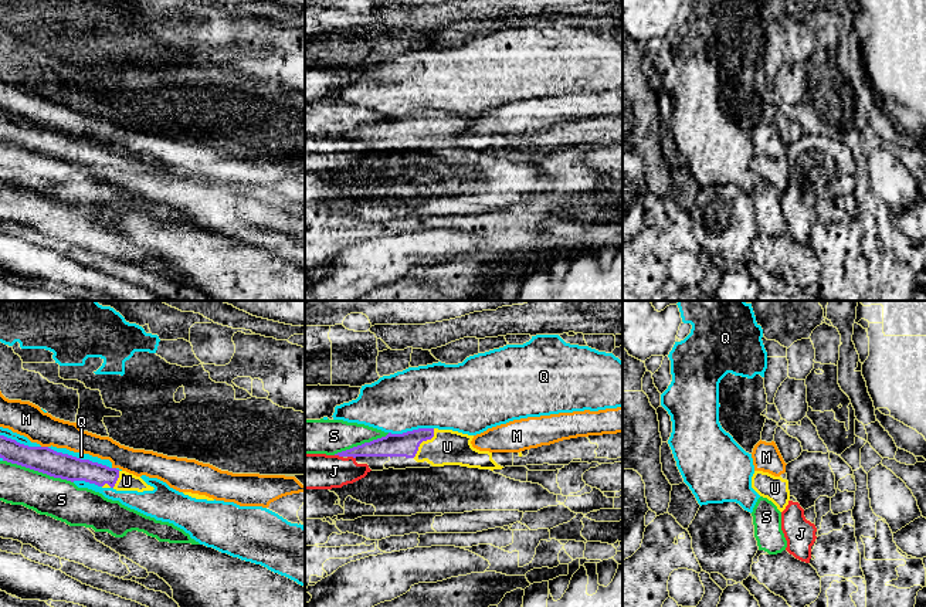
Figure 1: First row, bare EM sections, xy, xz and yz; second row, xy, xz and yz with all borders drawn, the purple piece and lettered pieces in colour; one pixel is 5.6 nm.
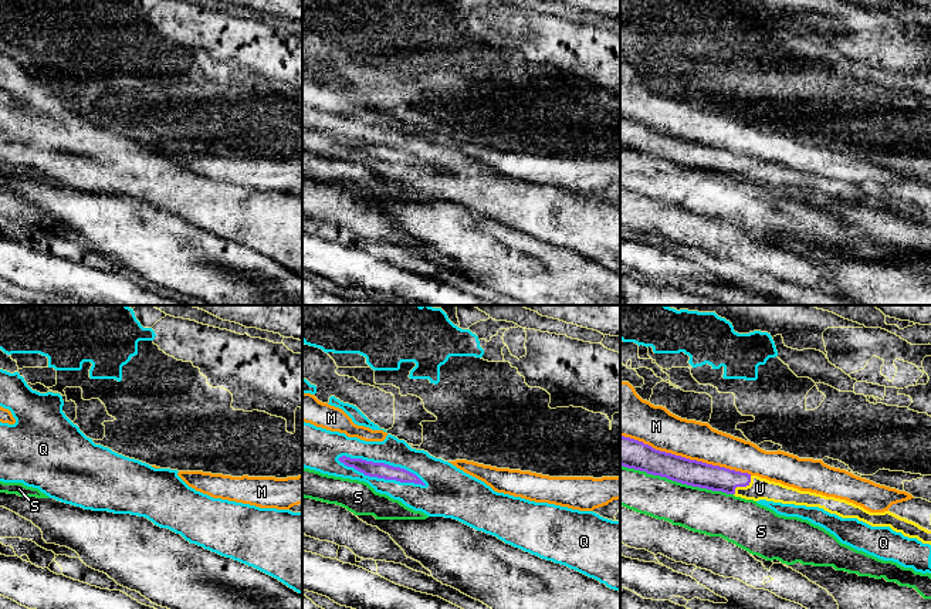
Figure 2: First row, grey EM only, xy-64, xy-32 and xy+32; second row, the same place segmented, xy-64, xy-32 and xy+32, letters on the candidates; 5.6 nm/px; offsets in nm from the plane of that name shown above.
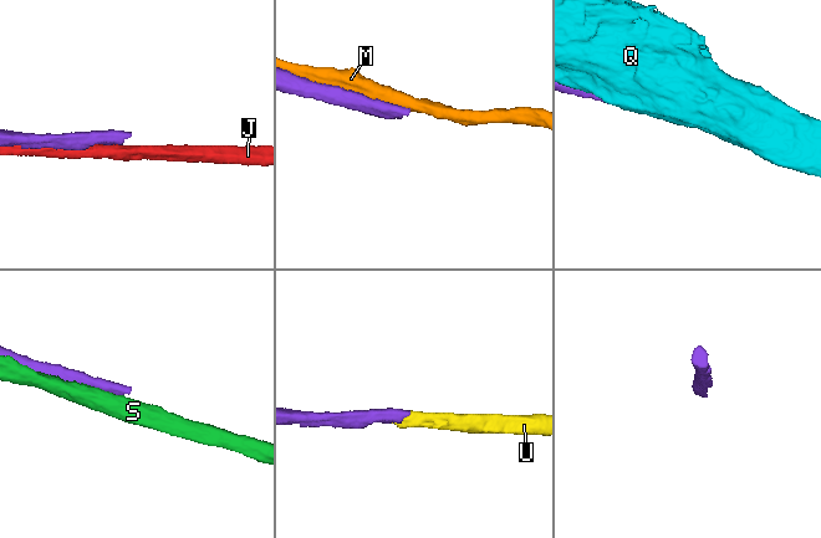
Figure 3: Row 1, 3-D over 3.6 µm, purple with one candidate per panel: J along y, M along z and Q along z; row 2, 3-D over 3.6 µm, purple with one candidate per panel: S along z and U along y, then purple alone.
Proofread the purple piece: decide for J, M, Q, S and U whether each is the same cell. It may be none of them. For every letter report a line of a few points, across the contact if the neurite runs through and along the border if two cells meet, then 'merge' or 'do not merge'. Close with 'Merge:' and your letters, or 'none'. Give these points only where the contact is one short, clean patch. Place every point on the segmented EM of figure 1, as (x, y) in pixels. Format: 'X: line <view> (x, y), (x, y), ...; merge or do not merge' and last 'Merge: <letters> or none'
J: do not merge
M: do not merge
Q: do not merge
S: do not merge
U: line xz (406, 444), (423, 440), (447, 447); merge
Merge: U

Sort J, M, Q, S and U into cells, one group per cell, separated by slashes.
J / M / Q / S / U

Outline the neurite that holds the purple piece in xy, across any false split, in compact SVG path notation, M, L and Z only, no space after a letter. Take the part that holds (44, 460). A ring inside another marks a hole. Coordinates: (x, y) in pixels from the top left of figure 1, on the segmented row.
M0 435L0 458L54 478L85 481L116 491L153 491L140 477L106 465L57 452L48 447L28 447Z

